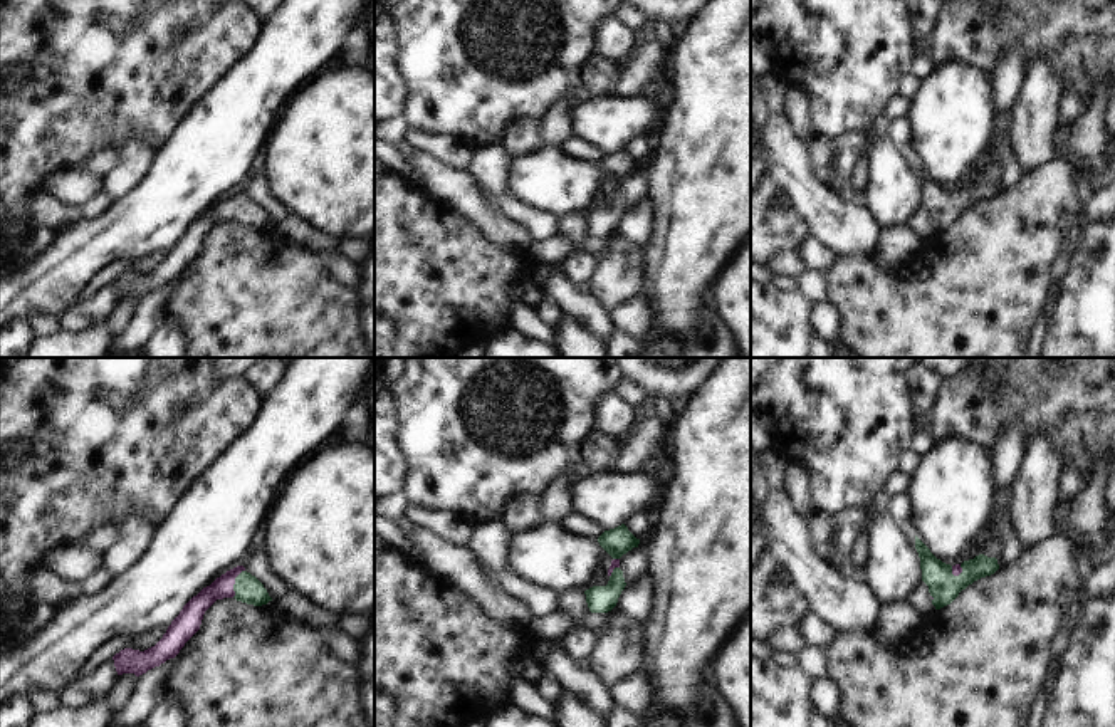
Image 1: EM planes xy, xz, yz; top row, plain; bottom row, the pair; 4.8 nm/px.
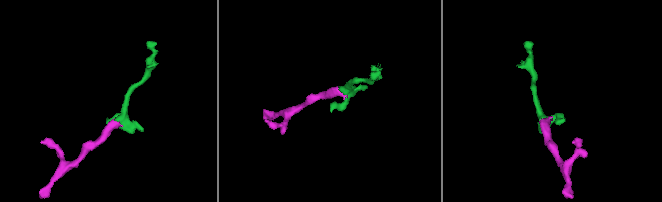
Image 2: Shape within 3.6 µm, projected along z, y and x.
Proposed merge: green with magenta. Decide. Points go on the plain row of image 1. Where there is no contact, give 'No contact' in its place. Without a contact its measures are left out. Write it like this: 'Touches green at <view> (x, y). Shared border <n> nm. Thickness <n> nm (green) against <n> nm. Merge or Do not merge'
Touches green at xy (235, 207). Shared border 150 nm. Thickness 130 nm (green) against 100 nm. Merge.

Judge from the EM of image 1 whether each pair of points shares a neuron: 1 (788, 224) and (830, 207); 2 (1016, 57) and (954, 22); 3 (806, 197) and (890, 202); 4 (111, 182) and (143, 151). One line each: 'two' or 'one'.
1: two
2: two
3: two
4: one

